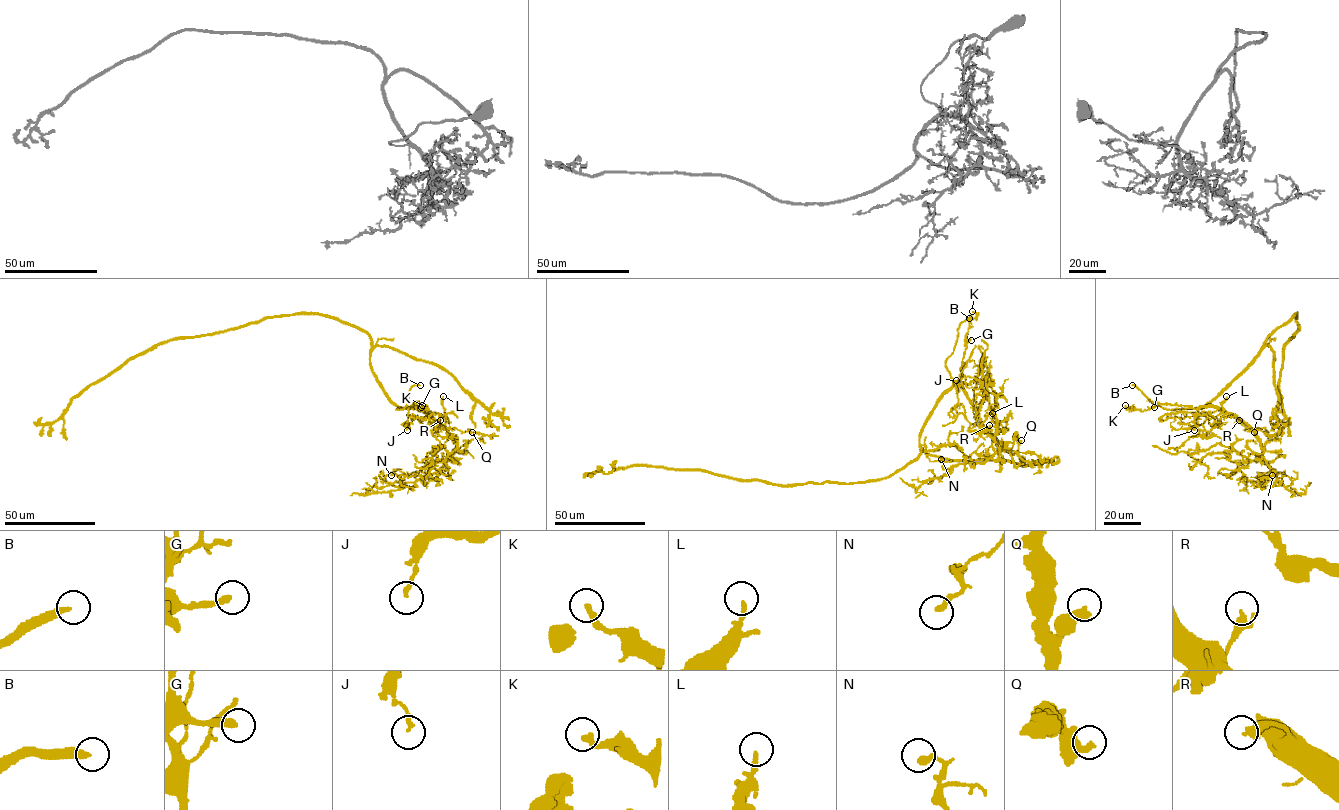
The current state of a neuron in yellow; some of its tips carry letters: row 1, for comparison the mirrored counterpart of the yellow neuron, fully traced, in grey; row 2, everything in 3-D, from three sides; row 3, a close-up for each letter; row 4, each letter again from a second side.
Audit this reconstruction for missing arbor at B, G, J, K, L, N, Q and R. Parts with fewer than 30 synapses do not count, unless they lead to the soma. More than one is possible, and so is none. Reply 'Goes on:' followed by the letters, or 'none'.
Goes on: B, G

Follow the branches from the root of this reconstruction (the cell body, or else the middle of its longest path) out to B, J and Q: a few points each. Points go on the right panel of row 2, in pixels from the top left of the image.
B: (1281, 325), (1269, 336), (1261, 351), (1212, 400), (1200, 408), (1167, 410), (1154, 405), (1132, 385)
J: (1281, 325), (1269, 336), (1261, 351), (1212, 400), (1199, 408), (1198, 413), (1206, 420), (1196, 425), (1194, 430)
Q: (1281, 325), (1269, 336), (1261, 351), (1212, 400), (1199, 408), (1218, 407), (1253, 428), (1267, 430), (1254, 432)

